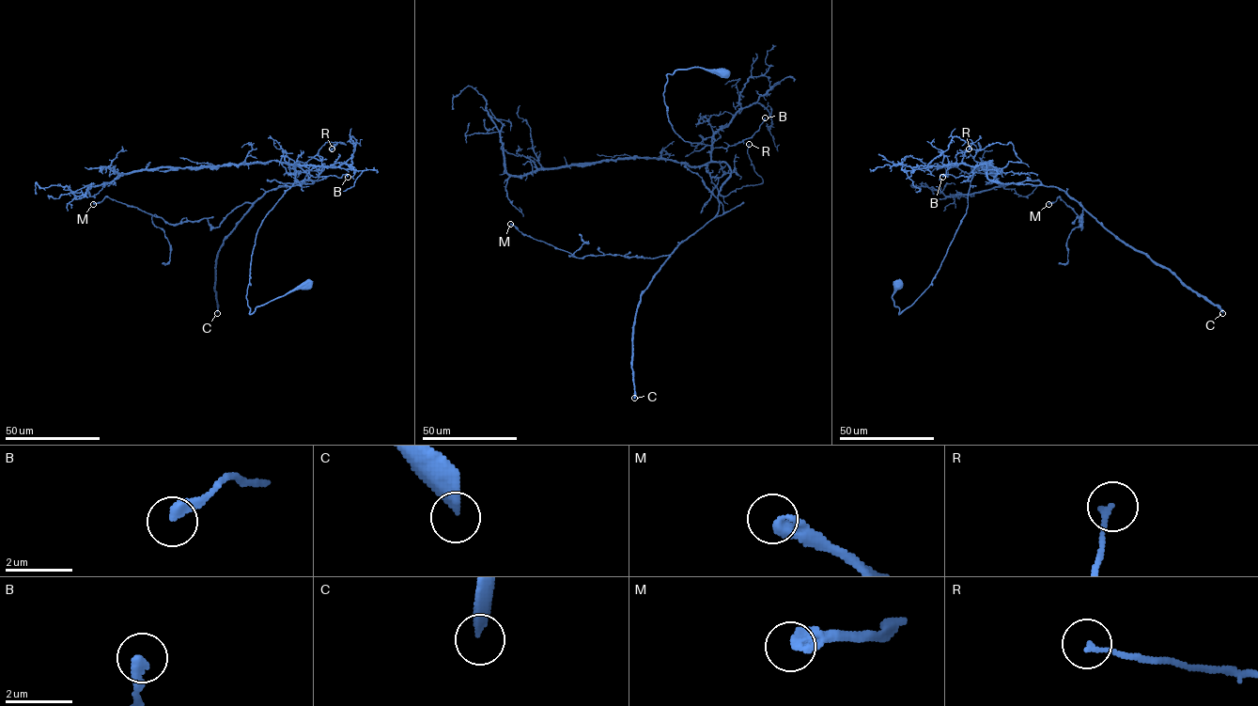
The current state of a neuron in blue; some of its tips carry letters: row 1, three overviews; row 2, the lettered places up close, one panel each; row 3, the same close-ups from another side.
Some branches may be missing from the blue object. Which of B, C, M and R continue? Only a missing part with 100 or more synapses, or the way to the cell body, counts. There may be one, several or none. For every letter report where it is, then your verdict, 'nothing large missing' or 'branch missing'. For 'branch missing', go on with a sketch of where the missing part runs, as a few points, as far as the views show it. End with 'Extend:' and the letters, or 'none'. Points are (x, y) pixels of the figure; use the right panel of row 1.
B: (942, 177) | nothing large missing
C: (1222, 313) | branch missing
M: (1048, 204) | nothing large missing
R: (969, 149) | nothing large missing
Extend: C

